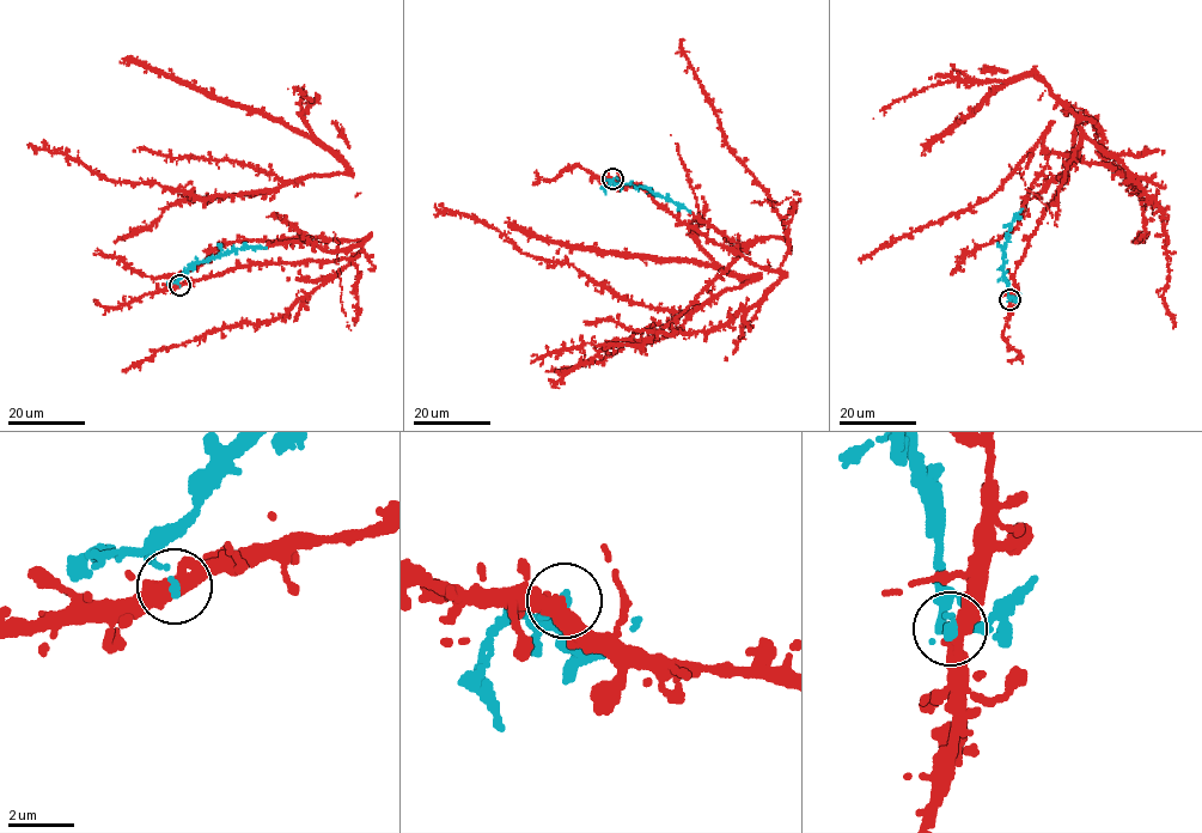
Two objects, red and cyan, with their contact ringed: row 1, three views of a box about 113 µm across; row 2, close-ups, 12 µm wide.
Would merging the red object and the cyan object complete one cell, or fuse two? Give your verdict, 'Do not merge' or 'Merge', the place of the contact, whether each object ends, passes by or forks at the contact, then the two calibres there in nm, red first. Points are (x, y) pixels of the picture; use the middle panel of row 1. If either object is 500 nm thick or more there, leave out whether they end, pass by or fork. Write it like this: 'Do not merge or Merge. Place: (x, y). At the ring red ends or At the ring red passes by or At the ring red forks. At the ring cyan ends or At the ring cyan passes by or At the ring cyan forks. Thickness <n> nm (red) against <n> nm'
Merge. Place: (612, 178). At the ring red forks. At the ring cyan ends. Thickness 360 nm (red) against 240 nm

